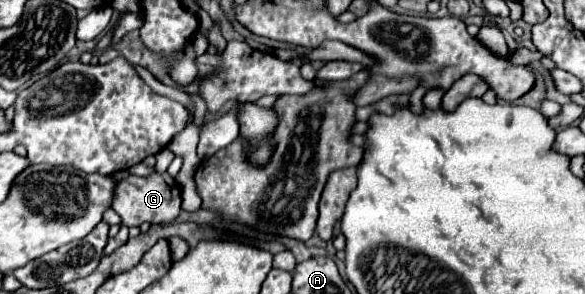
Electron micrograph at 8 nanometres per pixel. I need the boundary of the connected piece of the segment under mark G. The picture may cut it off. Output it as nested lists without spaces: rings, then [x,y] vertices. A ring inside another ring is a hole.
[[[150,174],[146,178],[140,176],[128,176],[118,182],[114,196],[112,196],[112,208],[122,218],[122,224],[126,226],[140,226],[142,222],[150,224],[168,224],[172,222],[180,212],[180,184],[168,174]]]

